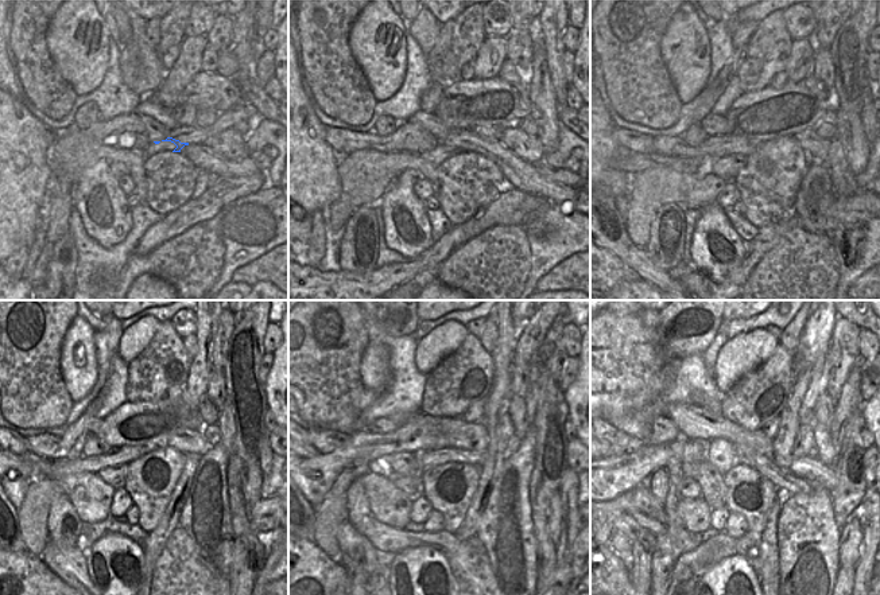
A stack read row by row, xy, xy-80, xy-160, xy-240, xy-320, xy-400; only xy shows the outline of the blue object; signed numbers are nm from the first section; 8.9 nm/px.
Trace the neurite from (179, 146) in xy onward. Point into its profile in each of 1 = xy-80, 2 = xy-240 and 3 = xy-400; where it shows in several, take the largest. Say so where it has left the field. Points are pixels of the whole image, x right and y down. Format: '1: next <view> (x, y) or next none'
1: next xy-80 (522, 175)
2: next xy-240 (43, 444)
3: next xy-400 (624, 440)

